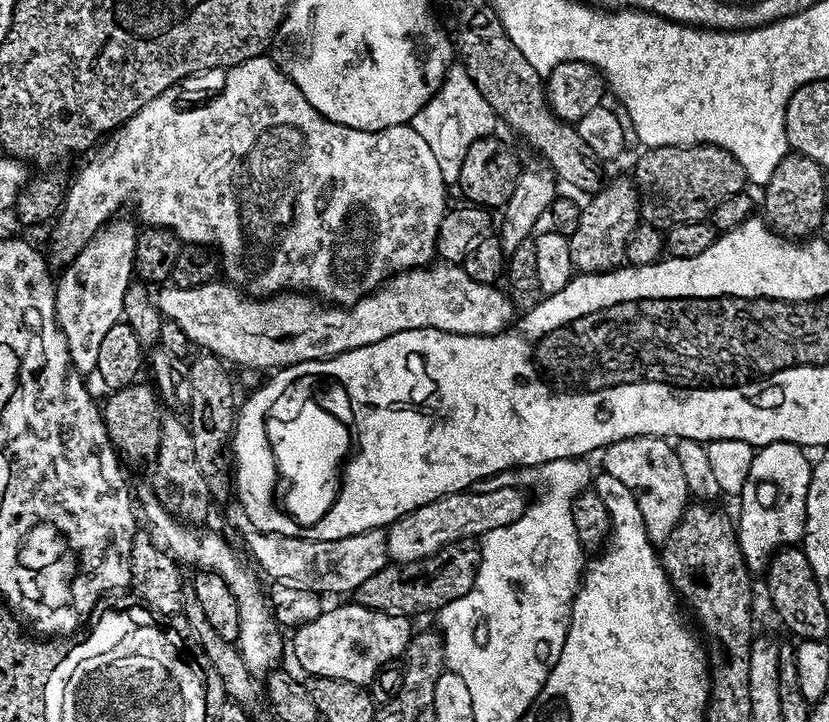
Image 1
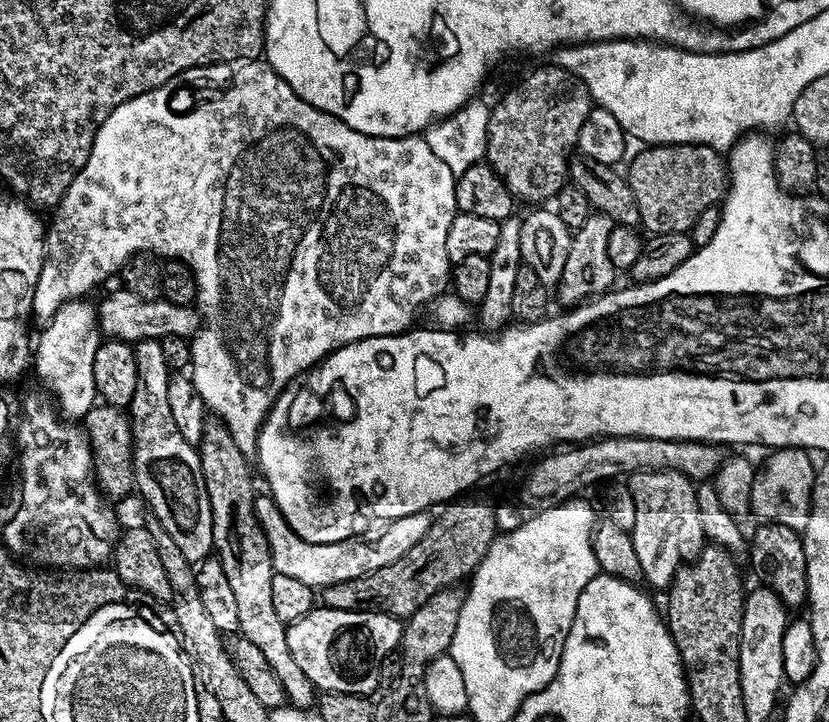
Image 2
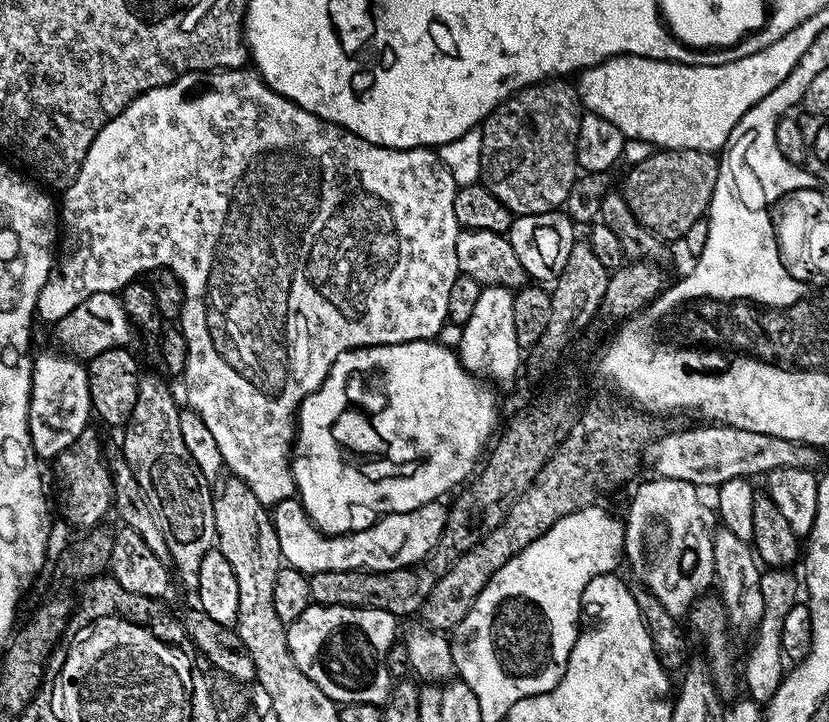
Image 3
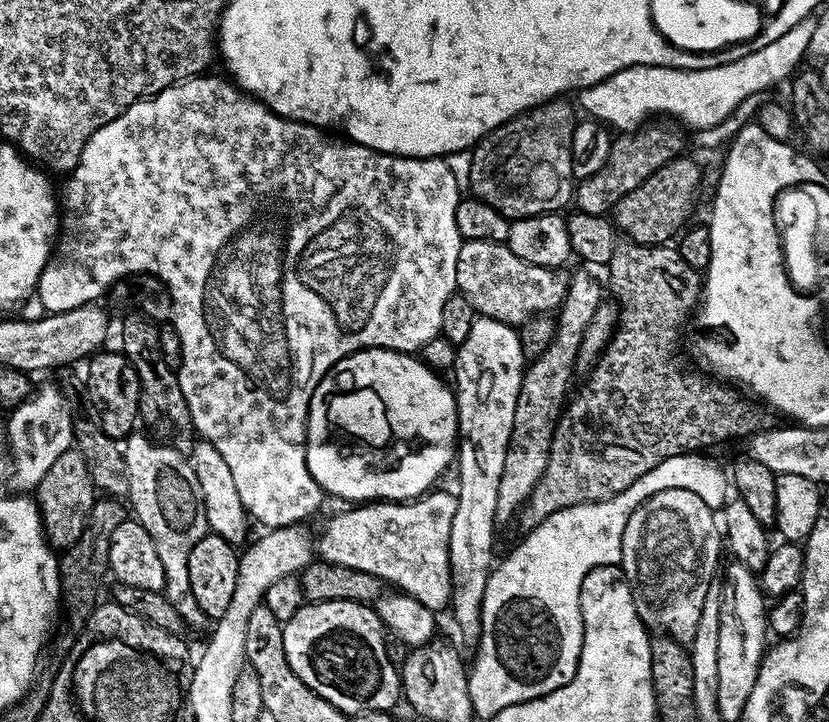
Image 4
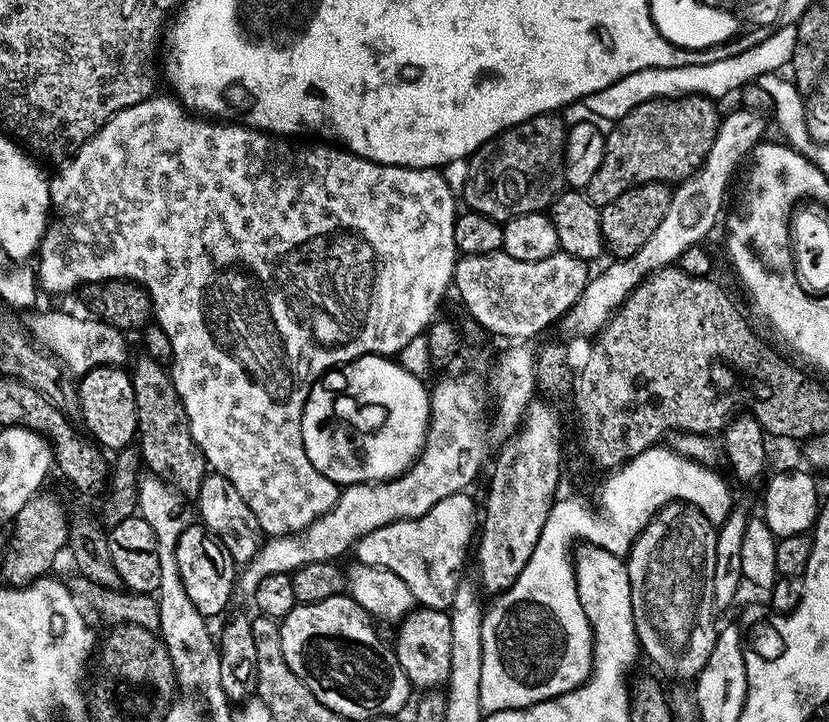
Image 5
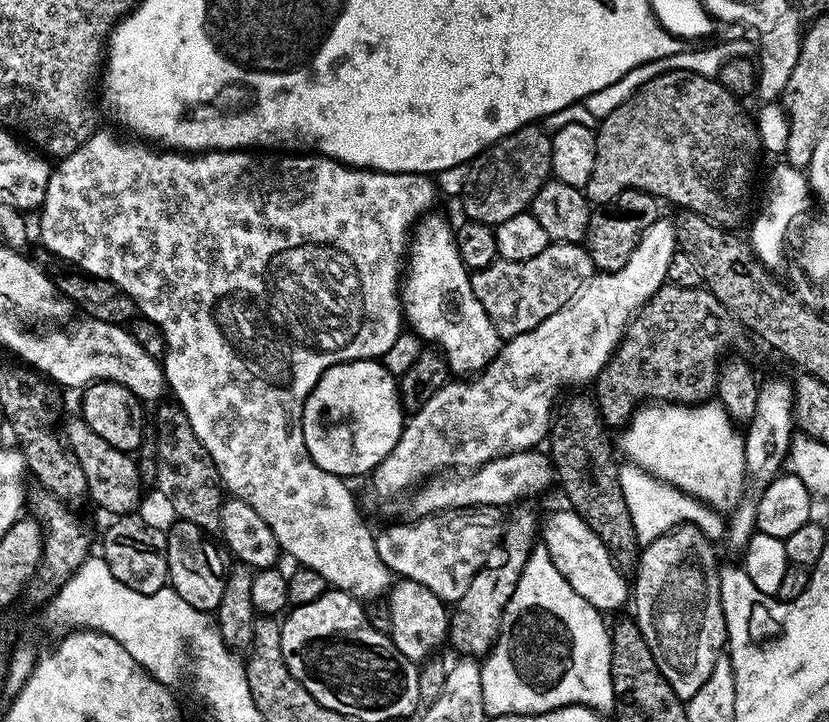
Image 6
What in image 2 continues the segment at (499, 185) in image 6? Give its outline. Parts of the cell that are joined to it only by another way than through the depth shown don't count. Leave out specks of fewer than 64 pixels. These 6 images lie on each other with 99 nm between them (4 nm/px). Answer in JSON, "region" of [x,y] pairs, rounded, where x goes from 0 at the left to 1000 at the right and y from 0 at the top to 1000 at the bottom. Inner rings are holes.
{"region":[[[661,86],[657,94],[647,94],[624,122],[618,122],[608,134],[604,136],[603,144],[593,144],[589,158],[589,184],[586,186],[586,208],[584,209],[586,224],[606,247],[610,263],[624,277],[638,277],[639,284],[647,285],[653,280],[650,277],[665,278],[671,266],[680,259],[685,249],[685,223],[691,215],[695,198],[697,197],[697,180],[702,180],[702,169],[707,169],[707,158],[712,158],[715,150],[714,132],[707,125],[707,119],[692,102],[688,102],[682,94],[674,94],[671,87]]]}

